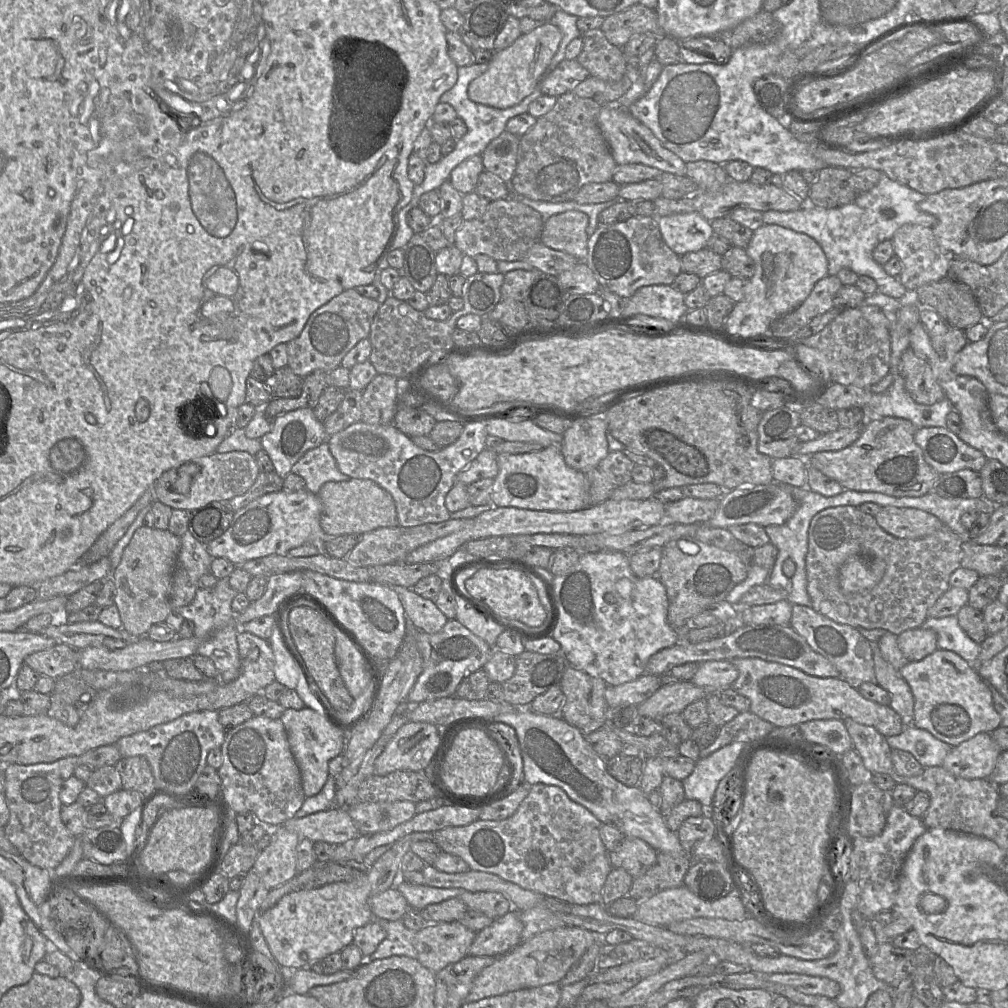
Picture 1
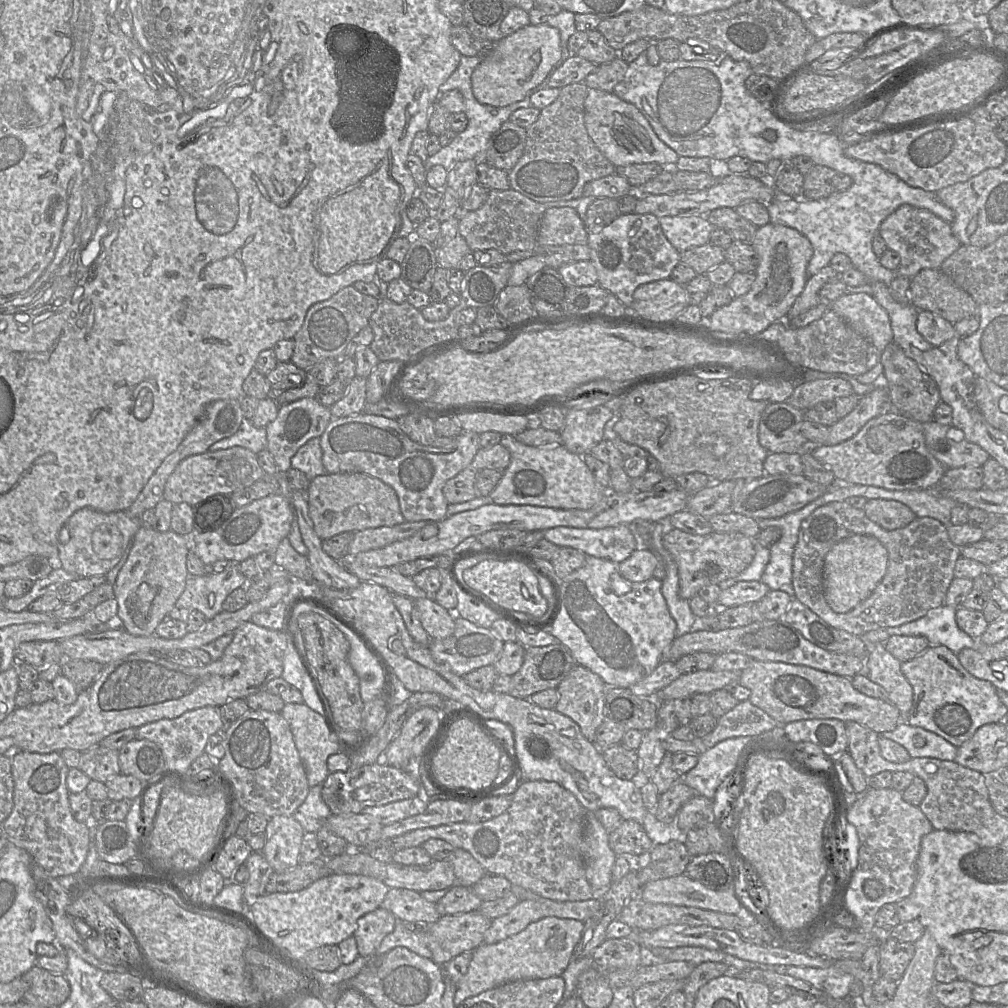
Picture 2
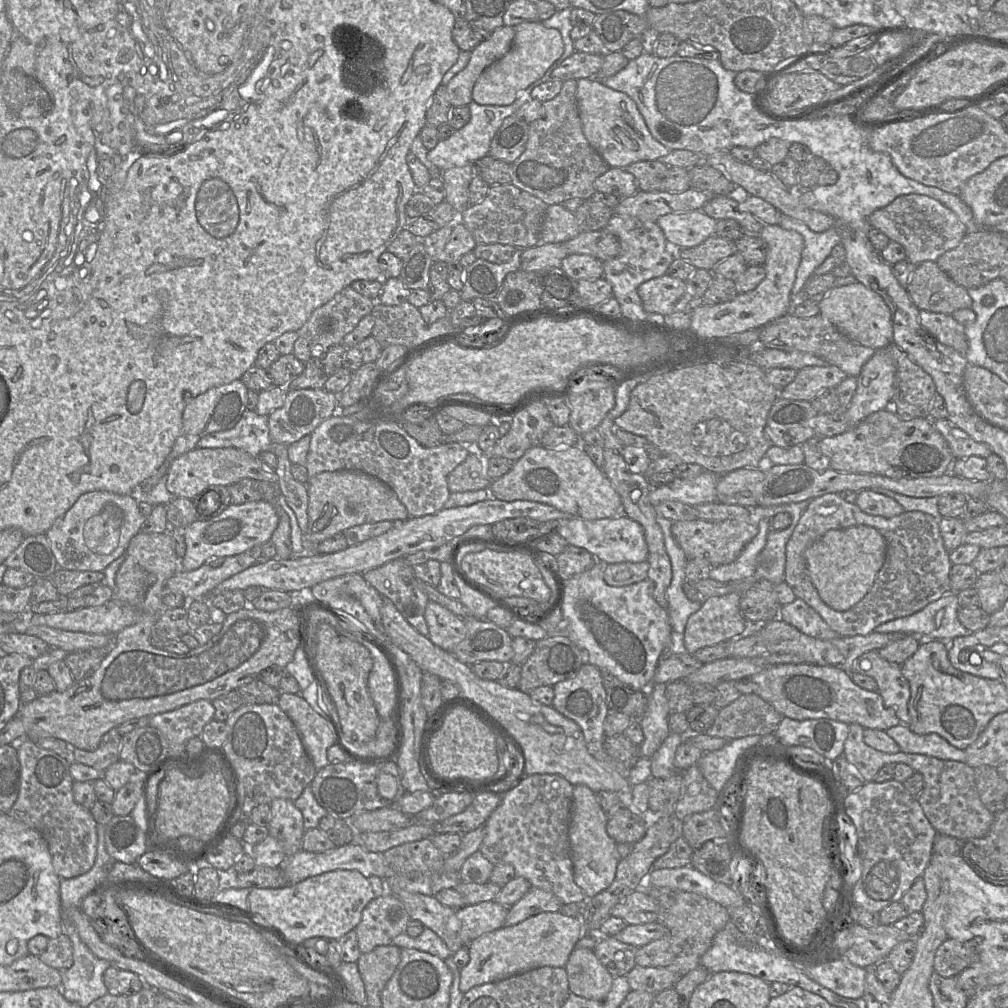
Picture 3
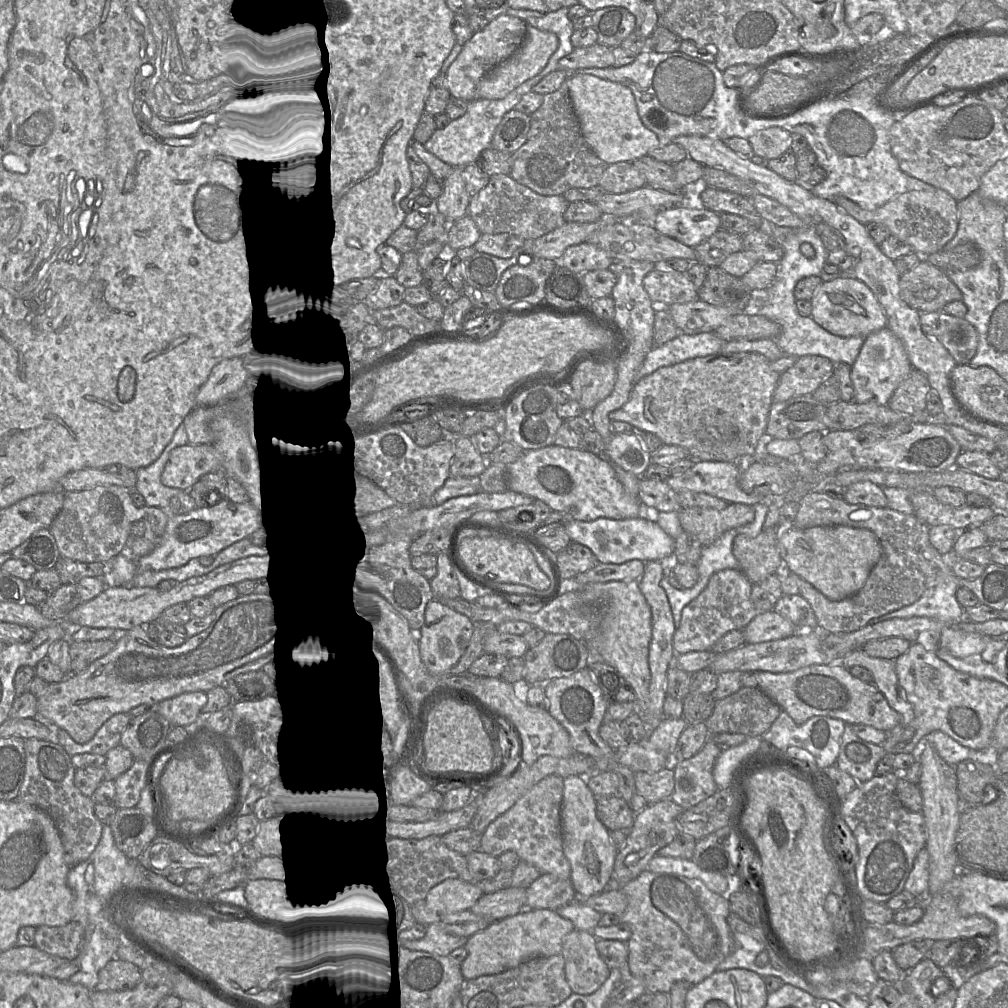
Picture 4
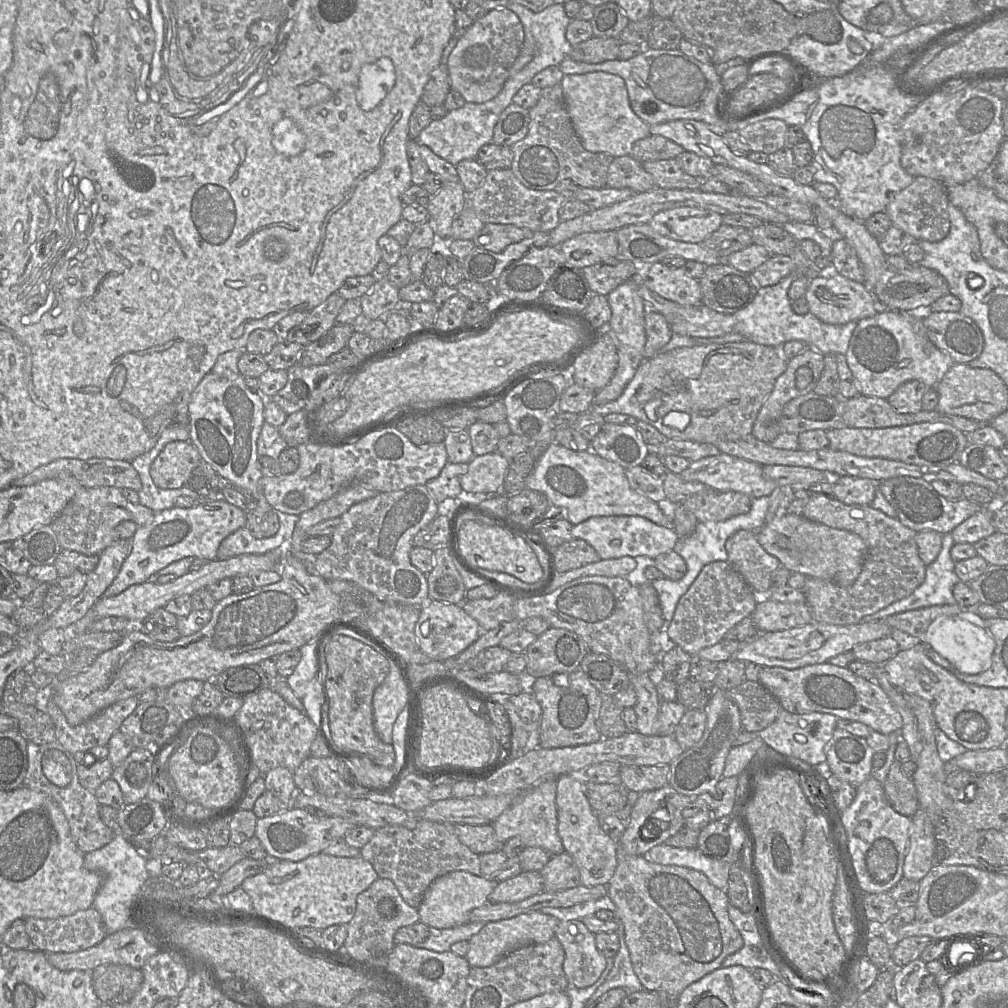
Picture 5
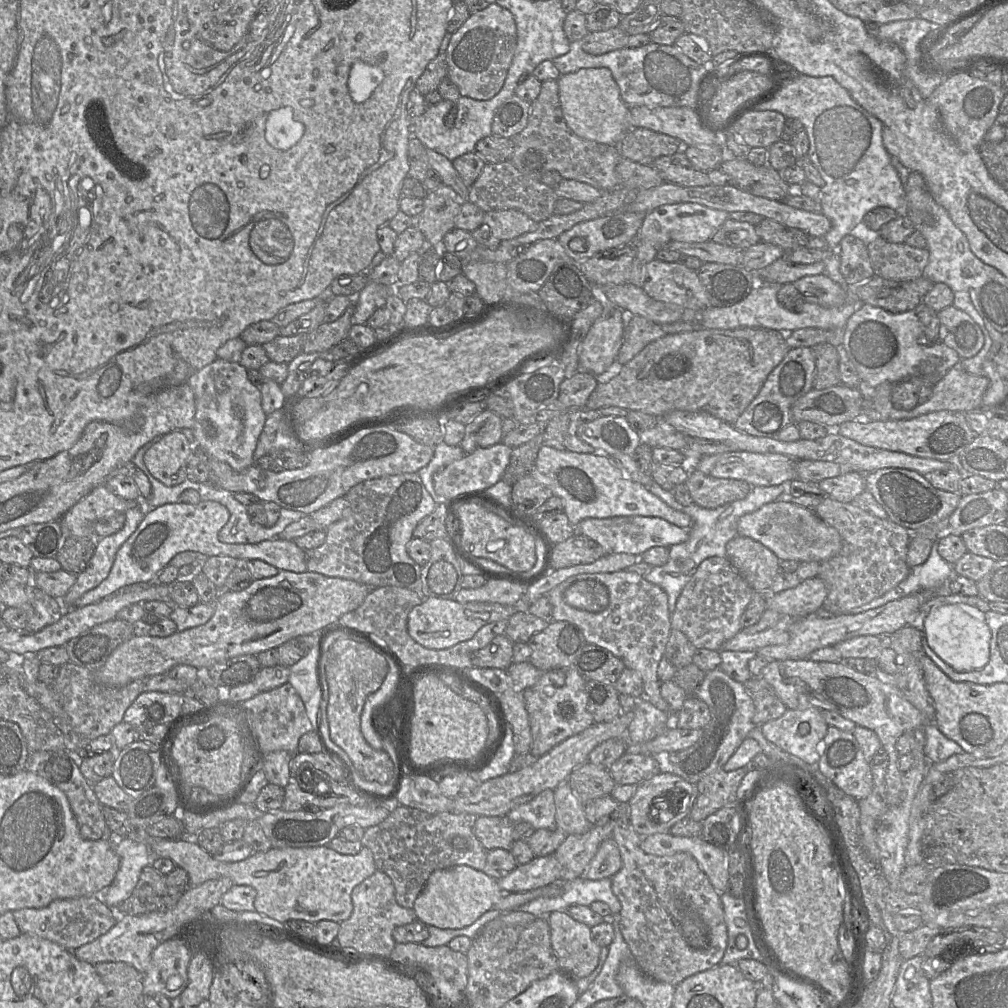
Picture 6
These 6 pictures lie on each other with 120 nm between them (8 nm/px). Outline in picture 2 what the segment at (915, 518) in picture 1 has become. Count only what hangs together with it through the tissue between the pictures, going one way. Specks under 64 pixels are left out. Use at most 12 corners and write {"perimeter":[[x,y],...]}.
{"perimeter":[[868,499],[868,518],[886,530],[917,517],[896,500]]}

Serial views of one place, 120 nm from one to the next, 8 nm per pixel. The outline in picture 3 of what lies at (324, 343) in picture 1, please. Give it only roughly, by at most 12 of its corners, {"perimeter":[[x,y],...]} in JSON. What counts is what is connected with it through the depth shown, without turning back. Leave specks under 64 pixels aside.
{"perimeter":[[352,287],[315,309],[297,331],[303,363],[341,344],[376,300]]}

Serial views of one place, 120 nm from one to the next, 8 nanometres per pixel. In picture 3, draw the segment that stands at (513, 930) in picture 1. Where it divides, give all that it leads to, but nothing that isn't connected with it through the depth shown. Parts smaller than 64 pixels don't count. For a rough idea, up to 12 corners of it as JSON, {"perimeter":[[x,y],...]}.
{"perimeter":[[531,889],[508,909],[504,926],[563,903],[553,893]]}

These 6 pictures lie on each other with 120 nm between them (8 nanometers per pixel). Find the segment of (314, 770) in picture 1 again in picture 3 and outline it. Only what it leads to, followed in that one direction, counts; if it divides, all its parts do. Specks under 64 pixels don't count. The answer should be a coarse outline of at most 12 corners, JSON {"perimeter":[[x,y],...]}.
{"perimeter":[[300,694],[278,705],[293,722],[316,770],[336,745],[328,721]]}

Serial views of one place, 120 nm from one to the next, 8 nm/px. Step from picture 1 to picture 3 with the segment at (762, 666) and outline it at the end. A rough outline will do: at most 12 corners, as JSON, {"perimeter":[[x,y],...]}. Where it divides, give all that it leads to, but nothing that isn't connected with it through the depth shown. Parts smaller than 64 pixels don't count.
{"perimeter":[[779,664],[751,676],[783,717],[887,730],[878,691],[833,666]]}

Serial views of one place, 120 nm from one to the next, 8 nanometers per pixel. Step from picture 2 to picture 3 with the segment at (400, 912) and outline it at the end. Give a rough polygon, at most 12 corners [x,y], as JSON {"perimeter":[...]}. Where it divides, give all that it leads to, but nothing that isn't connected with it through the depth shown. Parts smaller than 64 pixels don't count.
{"perimeter":[[395,893],[411,920],[434,931],[452,953],[463,946],[456,909],[435,896]]}

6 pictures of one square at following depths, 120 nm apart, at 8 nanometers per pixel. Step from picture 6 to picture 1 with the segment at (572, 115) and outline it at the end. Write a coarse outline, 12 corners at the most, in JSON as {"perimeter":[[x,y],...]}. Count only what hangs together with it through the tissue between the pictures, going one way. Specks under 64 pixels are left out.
{"perimeter":[[601,105],[598,125],[617,165],[686,175],[628,108]]}

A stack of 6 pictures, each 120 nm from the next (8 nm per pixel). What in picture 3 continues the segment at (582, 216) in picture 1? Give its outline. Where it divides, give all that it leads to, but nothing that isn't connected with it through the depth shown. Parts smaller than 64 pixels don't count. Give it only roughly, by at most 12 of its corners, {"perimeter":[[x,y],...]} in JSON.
{"perimeter":[[561,204],[548,207],[540,243],[566,243],[580,233]]}

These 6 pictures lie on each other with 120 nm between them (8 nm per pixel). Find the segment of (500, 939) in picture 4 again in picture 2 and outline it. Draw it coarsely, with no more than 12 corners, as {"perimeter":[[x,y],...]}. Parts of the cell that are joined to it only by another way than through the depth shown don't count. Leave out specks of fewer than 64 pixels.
{"perimeter":[[545,916],[472,952],[454,1004],[561,976],[584,922]]}

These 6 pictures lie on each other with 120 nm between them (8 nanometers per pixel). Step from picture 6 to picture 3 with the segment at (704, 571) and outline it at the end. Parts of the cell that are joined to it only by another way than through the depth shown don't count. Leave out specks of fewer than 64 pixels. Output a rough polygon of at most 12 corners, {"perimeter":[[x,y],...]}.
{"perimeter":[[738,593],[709,597],[689,616],[682,646],[741,637],[747,621]]}

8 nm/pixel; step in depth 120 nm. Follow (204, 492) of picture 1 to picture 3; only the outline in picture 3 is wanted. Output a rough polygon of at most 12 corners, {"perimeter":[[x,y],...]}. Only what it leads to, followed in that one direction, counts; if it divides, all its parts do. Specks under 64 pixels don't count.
{"perimeter":[[235,447],[195,448],[174,459],[166,487],[194,498],[244,478],[277,485],[275,471]]}

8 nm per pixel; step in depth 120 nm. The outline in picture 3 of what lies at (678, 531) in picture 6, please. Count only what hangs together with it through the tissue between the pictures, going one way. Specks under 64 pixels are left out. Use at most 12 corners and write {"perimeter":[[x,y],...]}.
{"perimeter":[[623,513],[562,520],[557,533],[603,564],[648,559],[643,528]]}

